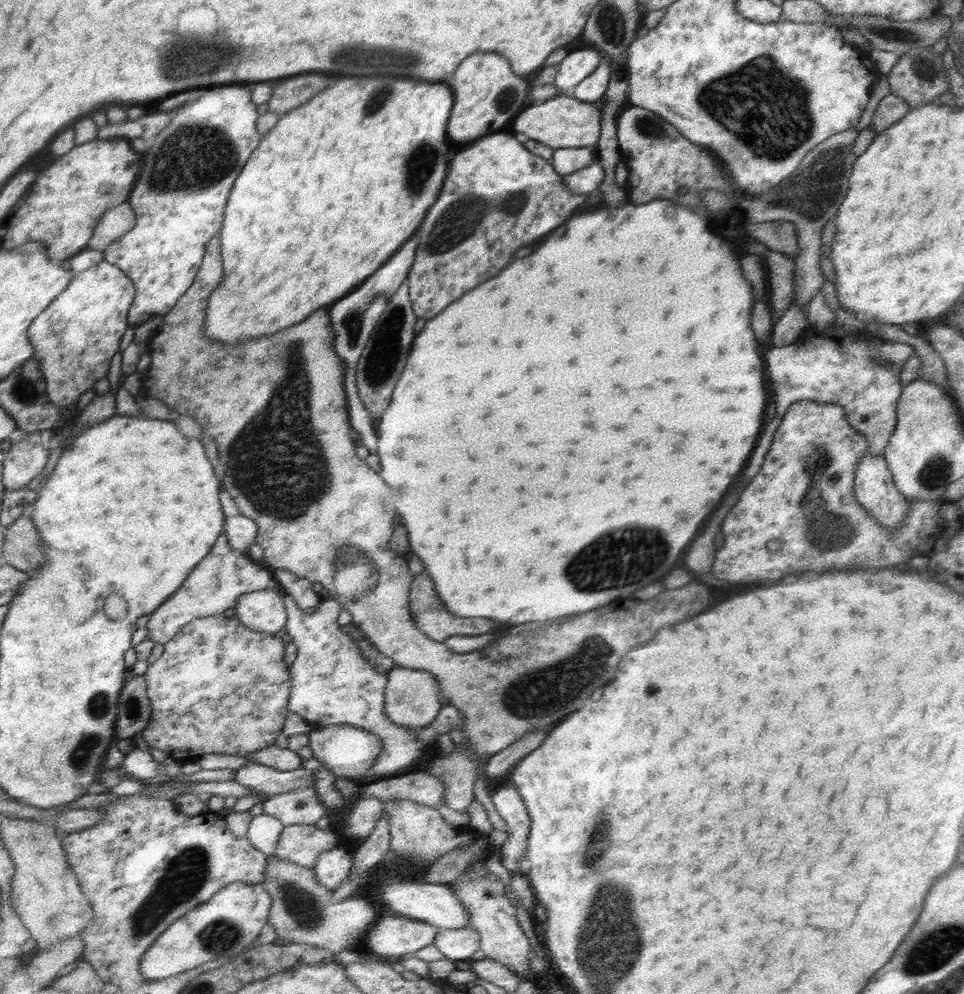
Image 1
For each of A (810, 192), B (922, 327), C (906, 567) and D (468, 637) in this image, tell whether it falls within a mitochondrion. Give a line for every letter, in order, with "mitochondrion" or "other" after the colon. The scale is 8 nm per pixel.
A: mitochondrion
B: other
C: other
D: other

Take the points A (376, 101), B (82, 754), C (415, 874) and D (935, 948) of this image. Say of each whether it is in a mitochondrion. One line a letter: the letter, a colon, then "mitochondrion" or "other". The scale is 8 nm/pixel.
A: mitochondrion
B: mitochondrion
C: other
D: mitochondrion

